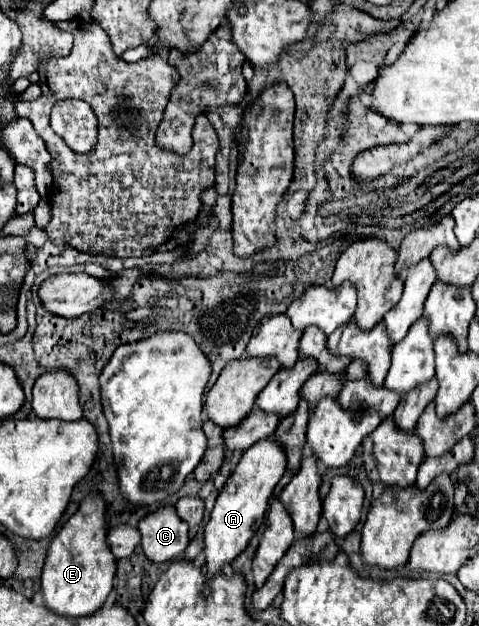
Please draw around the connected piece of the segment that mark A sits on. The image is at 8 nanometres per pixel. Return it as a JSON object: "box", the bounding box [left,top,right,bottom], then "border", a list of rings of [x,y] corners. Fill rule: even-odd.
{"box":[204,437,286,579],"border":[[[270,437],[266,443],[254,443],[246,455],[242,455],[236,471],[228,477],[212,509],[210,521],[204,527],[204,553],[206,553],[206,579],[216,577],[226,563],[232,563],[254,537],[256,529],[264,521],[268,499],[286,471],[286,455],[278,451],[278,443]]]}

